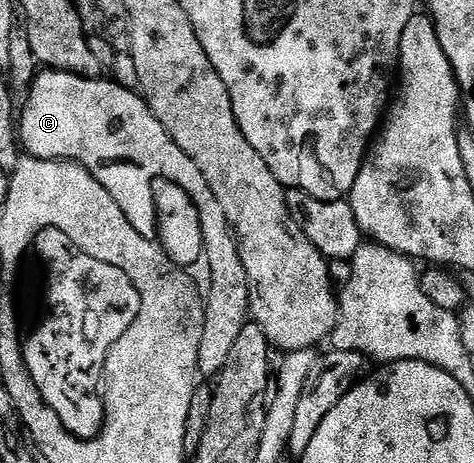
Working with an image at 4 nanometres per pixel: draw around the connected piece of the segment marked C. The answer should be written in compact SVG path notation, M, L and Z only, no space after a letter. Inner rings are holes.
M55 70L41 73L28 92L24 113L18 116L18 139L27 155L81 164L94 179L102 182L107 192L112 193L130 226L149 238L157 235L152 183L158 179L169 180L190 194L202 222L203 255L206 260L208 258L209 272L202 346L198 346L198 372L201 377L219 377L230 358L230 350L234 350L234 341L249 323L250 313L246 270L214 190L210 190L202 170L198 170L196 163L176 145L174 138L170 138L162 122L158 122L143 95L111 79L75 76ZM120 180L125 180L128 188L116 188Z

